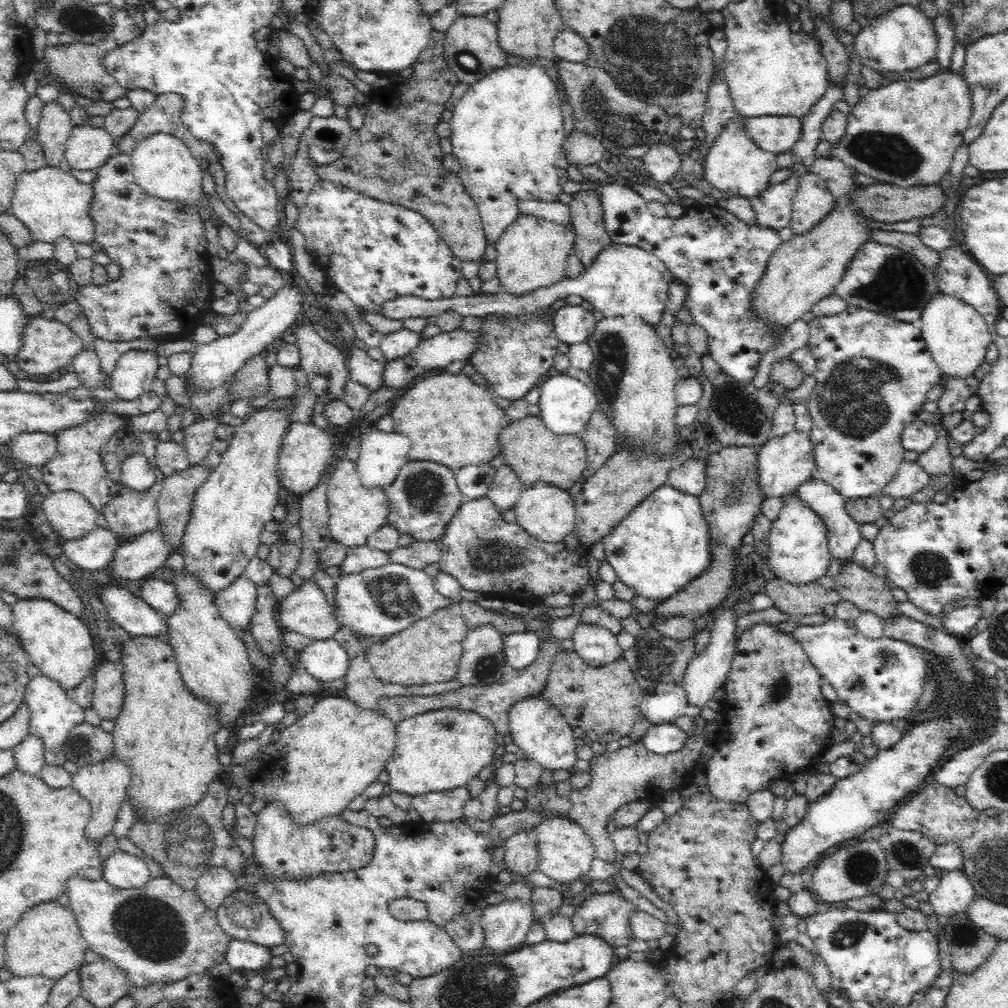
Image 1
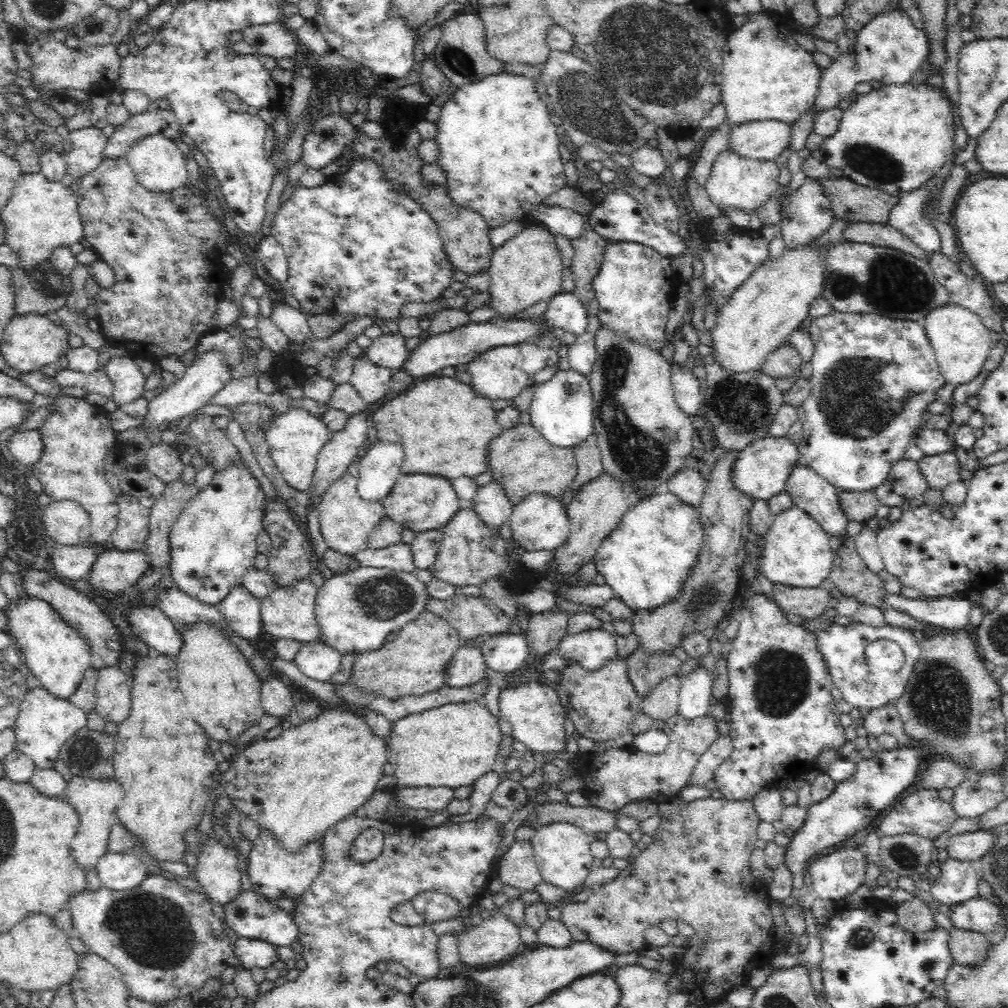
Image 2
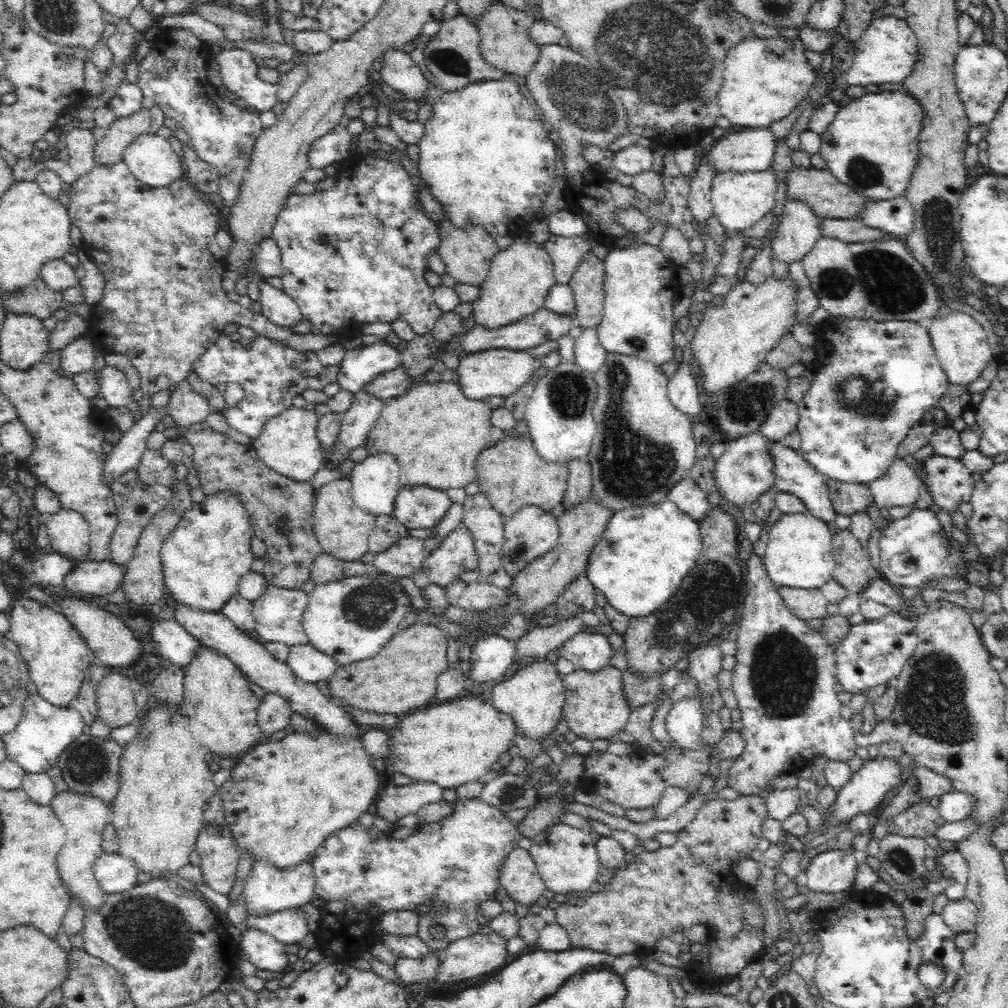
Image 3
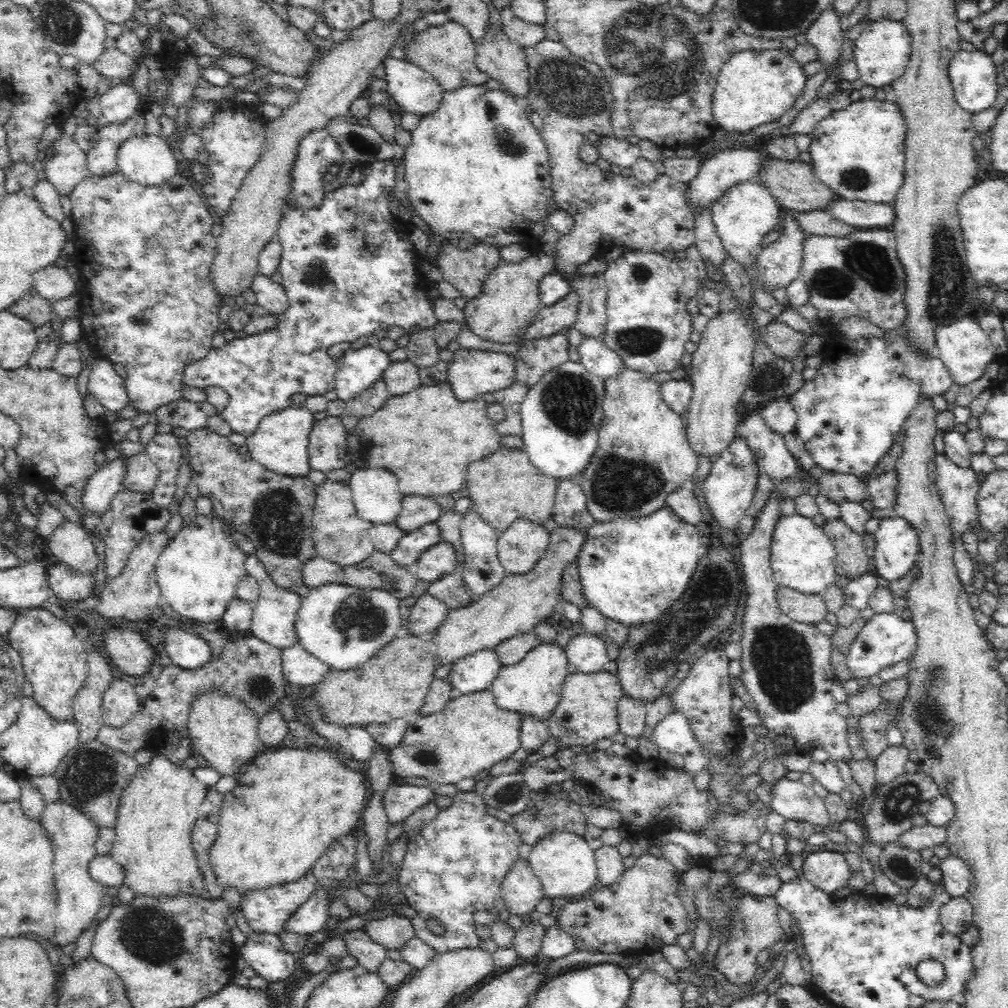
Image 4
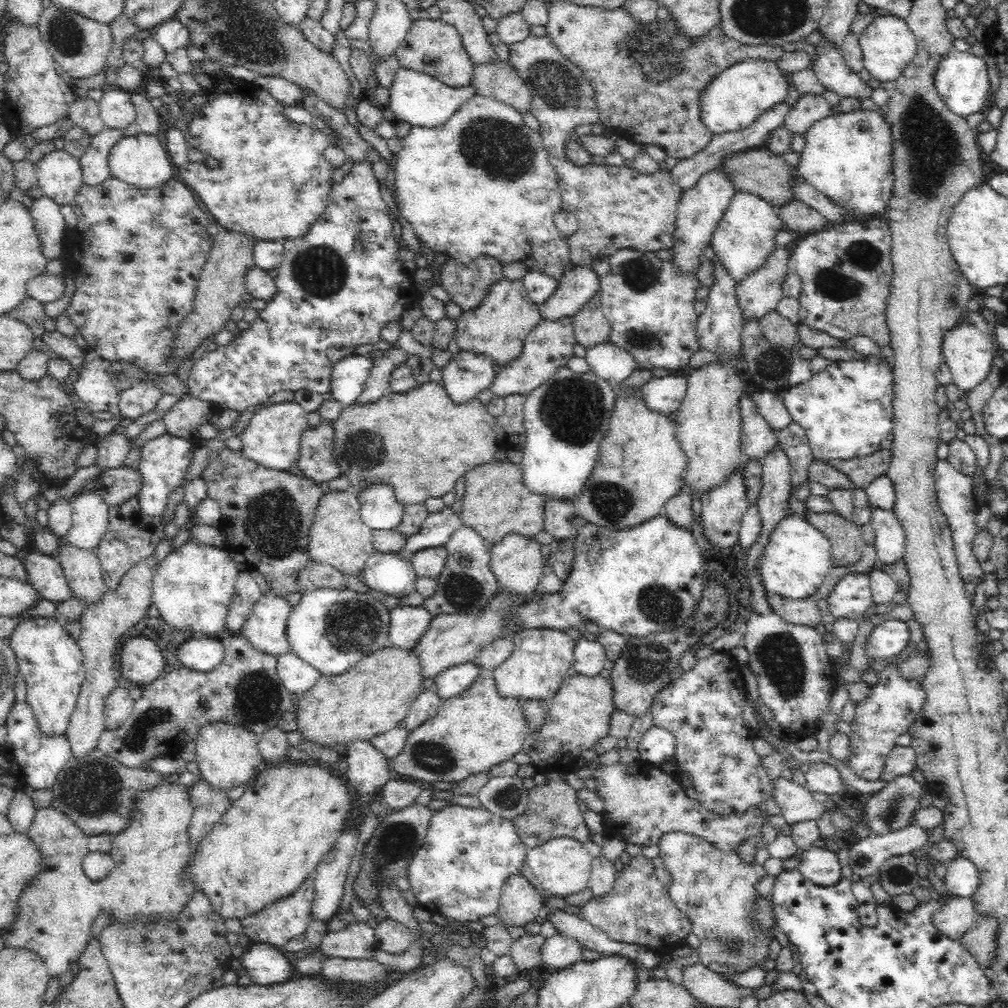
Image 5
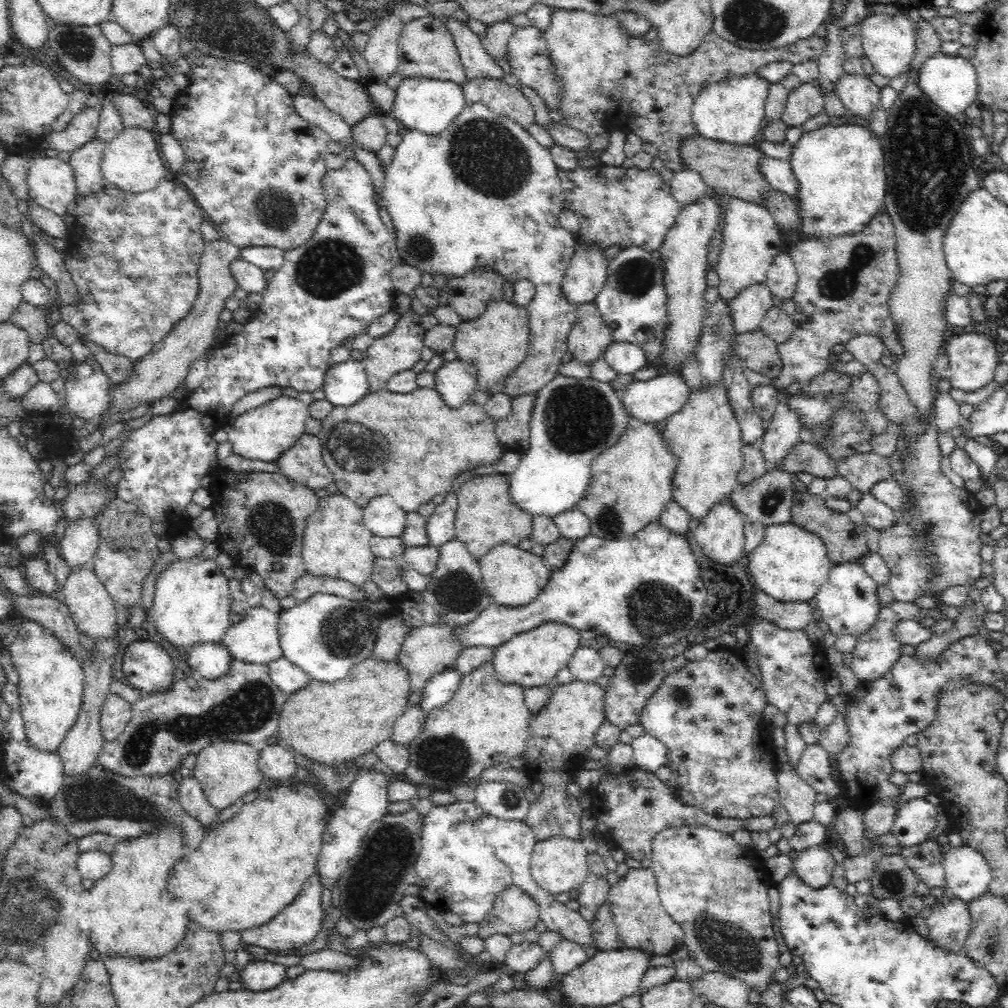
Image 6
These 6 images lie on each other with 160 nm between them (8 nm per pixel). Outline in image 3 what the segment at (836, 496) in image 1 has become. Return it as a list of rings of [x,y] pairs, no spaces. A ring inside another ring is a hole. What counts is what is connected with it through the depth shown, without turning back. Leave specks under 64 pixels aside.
[[[772,441],[772,453],[775,459],[775,488],[778,492],[796,497],[810,515],[822,520],[826,525],[834,522],[837,513],[829,496],[827,478],[799,455],[799,451],[788,449],[778,441]]]

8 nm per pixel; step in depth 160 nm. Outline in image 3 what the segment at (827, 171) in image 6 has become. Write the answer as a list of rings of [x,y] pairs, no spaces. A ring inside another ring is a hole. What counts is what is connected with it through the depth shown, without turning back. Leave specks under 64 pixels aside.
[[[900,83],[896,90],[866,93],[853,99],[848,105],[839,107],[835,120],[820,135],[822,144],[819,154],[832,175],[840,182],[874,201],[890,200],[905,194],[912,174],[920,166],[919,136],[924,120],[923,104],[908,91],[904,83]]]

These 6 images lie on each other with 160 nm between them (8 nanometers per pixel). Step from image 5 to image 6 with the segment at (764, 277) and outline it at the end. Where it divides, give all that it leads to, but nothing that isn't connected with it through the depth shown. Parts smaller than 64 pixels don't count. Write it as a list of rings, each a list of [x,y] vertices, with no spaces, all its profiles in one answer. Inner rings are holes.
[[[765,282],[754,283],[729,300],[736,334],[758,330],[764,315],[773,306],[772,295]]]

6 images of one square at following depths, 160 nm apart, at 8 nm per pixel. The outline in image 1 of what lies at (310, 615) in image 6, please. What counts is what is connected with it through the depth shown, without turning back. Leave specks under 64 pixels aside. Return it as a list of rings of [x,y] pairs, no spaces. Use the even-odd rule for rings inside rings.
[[[386,563],[358,574],[340,575],[336,580],[336,601],[339,608],[332,612],[336,621],[340,626],[356,629],[355,634],[362,634],[366,638],[392,636],[454,602],[436,591],[433,578],[424,573],[423,569],[410,568],[405,564]]]

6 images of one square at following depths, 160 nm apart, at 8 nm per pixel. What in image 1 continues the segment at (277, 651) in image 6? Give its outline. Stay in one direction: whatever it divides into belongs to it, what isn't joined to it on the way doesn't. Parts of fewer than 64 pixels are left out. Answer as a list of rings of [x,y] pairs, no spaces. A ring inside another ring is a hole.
[[[312,581],[298,589],[278,604],[277,620],[282,630],[296,631],[312,640],[334,636],[341,626],[321,588]]]

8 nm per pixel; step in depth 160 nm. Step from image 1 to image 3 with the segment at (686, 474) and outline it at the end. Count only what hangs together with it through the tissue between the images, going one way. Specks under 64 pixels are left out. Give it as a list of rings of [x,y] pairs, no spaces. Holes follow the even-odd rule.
[[[682,478],[669,492],[667,499],[672,500],[680,510],[693,520],[700,521],[710,508],[706,494],[691,478]]]

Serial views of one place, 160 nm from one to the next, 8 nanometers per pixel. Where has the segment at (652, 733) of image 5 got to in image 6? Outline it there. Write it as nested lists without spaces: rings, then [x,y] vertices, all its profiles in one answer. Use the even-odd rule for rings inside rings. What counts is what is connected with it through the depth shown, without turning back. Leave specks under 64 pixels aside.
[[[642,734],[642,736],[634,738],[631,746],[636,768],[656,772],[660,766],[664,766],[668,762],[666,746],[656,739],[656,736]]]

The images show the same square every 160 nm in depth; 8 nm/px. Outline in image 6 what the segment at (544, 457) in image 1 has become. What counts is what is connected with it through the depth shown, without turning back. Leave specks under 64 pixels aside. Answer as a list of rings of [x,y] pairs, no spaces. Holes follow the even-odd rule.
[[[478,475],[462,484],[457,500],[456,538],[462,540],[468,551],[478,558],[500,543],[518,545],[533,534],[534,517],[513,500],[509,475]]]

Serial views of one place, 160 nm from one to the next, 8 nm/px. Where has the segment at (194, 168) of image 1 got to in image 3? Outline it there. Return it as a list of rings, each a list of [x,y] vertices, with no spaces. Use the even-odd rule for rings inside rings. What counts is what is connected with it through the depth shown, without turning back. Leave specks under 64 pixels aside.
[[[157,134],[138,136],[123,152],[123,161],[146,186],[167,187],[186,177],[181,158],[172,150],[169,139]]]

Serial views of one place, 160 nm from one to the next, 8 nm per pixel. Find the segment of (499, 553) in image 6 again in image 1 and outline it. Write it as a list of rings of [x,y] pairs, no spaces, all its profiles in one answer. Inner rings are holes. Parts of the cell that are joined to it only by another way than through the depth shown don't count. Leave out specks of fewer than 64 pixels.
[[[541,480],[528,485],[520,494],[519,502],[514,506],[516,522],[527,533],[544,541],[560,542],[574,532],[576,525],[576,497],[569,490],[558,488]]]

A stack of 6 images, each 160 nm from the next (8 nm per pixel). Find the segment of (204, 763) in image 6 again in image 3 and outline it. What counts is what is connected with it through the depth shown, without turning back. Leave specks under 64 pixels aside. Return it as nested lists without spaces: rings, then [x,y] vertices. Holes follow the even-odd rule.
[[[200,646],[192,660],[183,669],[183,711],[190,719],[192,737],[197,744],[208,750],[209,754],[216,754],[220,758],[238,756],[248,752],[258,744],[263,732],[257,721],[258,696],[250,690],[250,684],[230,657],[215,651],[212,647]]]

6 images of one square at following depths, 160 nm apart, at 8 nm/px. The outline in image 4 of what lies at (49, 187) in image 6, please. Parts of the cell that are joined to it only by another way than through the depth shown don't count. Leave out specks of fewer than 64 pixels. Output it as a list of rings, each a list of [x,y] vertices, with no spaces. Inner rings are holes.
[[[71,129],[55,140],[48,150],[46,162],[40,166],[46,179],[58,189],[58,193],[68,196],[74,187],[91,175],[87,165],[87,152],[74,141]]]

